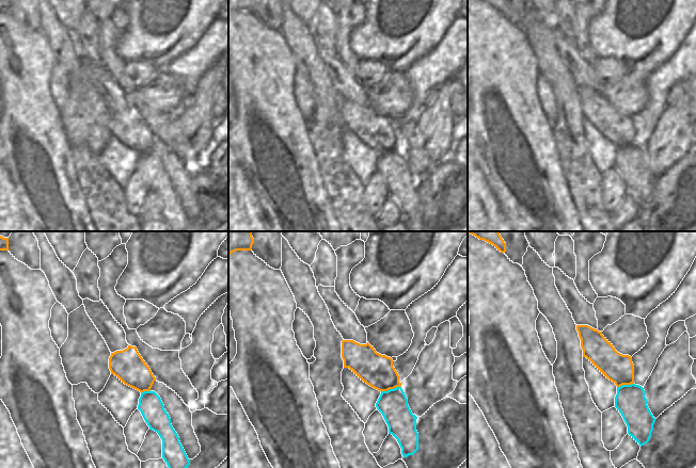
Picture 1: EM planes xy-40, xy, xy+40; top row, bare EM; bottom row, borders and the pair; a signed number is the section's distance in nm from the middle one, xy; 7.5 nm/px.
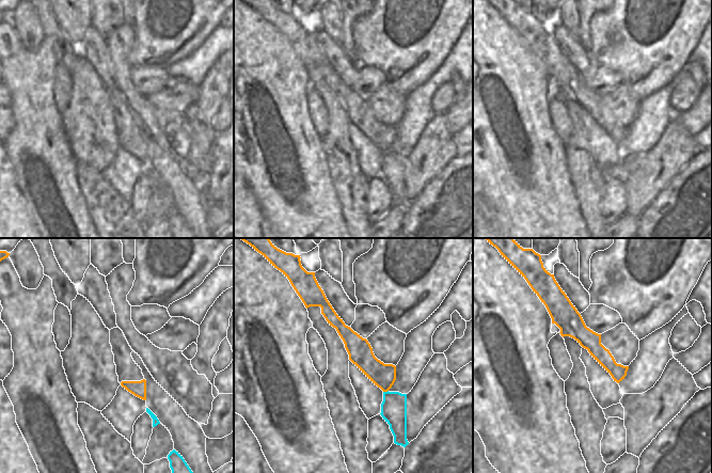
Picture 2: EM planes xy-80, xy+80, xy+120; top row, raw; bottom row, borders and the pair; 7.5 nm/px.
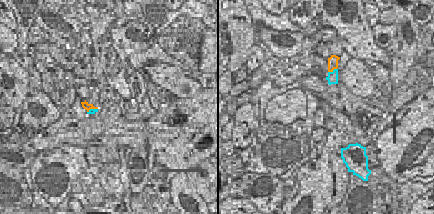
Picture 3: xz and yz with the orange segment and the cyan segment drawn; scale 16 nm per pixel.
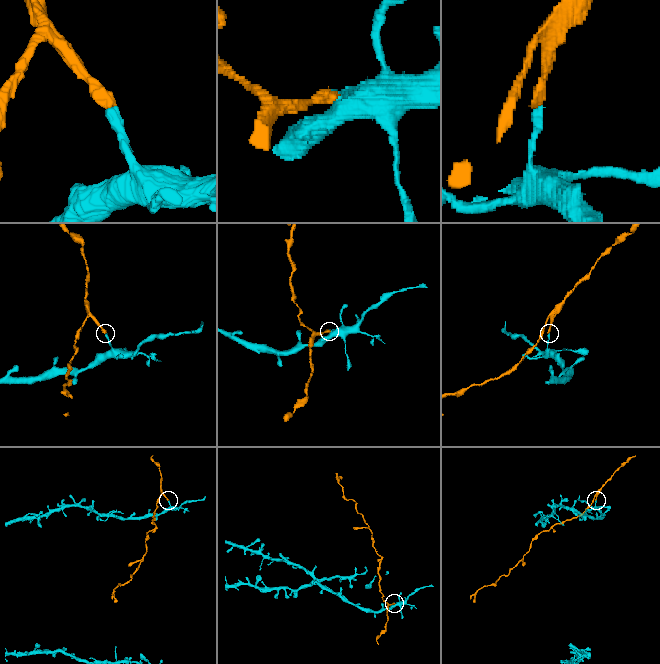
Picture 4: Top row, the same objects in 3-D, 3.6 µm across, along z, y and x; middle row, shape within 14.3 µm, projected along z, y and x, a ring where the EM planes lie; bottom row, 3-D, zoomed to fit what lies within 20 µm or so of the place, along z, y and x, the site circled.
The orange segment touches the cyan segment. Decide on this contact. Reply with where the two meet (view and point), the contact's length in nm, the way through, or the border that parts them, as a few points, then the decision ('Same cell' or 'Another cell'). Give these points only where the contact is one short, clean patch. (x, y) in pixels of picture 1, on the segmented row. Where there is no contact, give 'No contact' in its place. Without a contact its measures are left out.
Touches orange at xy (391, 388). Shared border 160 nm. Boundary: xy (400, 386), (381, 392). Another cell.

